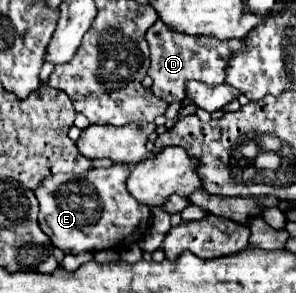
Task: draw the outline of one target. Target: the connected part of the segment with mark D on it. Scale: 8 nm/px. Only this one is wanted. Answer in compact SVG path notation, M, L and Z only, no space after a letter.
M158 20L148 32L146 42L150 46L150 68L152 76L152 92L154 96L166 102L180 102L186 96L186 84L197 80L206 84L221 84L226 78L226 64L230 58L246 48L244 40L214 40L212 36L186 36L182 32L172 30L162 20Z

